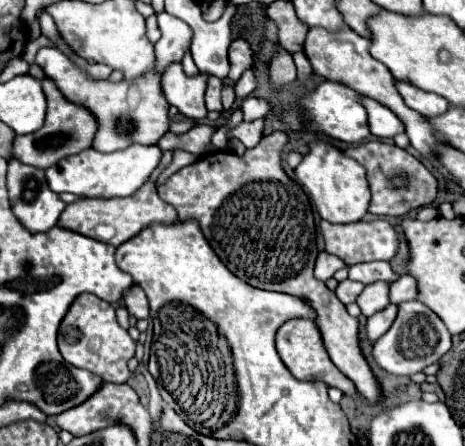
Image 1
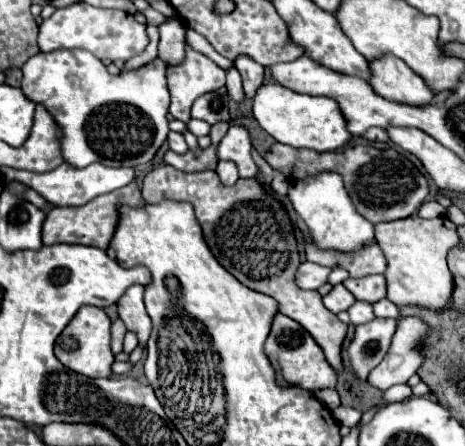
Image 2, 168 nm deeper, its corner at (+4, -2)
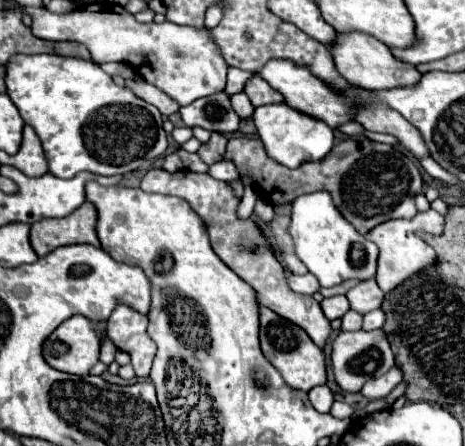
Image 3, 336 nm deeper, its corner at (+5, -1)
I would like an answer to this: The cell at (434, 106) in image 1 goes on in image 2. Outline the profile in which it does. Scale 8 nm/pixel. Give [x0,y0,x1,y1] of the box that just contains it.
[368,56,434,104]

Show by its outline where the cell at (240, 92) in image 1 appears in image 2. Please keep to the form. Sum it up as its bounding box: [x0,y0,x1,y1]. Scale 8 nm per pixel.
[254,84,350,152]

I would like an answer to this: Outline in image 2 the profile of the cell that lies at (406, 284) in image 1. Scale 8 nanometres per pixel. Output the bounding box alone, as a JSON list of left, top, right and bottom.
[374,300,400,318]

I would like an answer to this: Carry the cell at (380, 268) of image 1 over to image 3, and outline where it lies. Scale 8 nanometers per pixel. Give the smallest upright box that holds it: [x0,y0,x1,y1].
[347,279,385,315]

